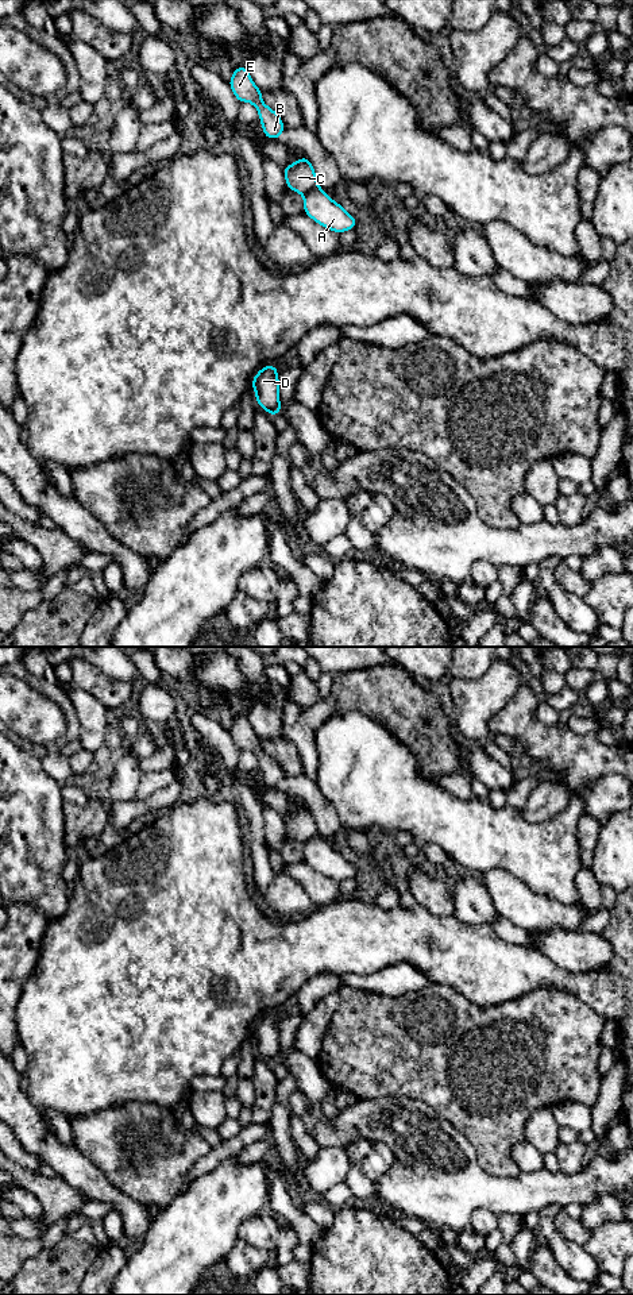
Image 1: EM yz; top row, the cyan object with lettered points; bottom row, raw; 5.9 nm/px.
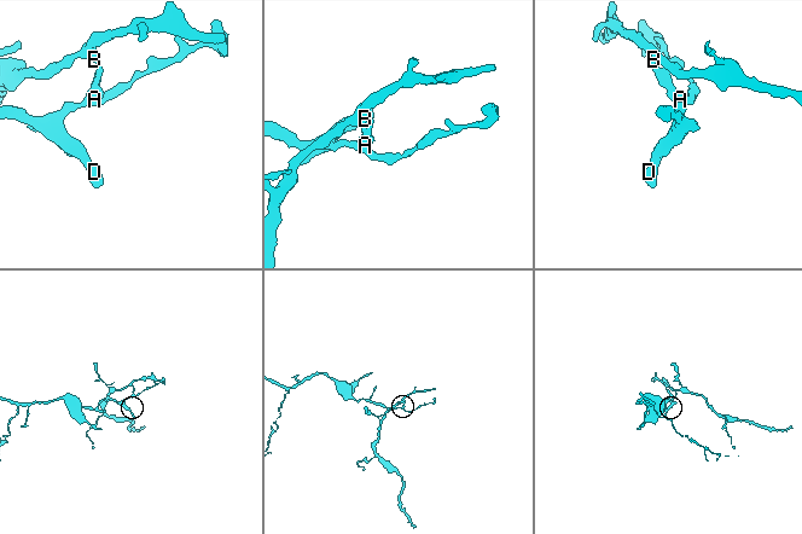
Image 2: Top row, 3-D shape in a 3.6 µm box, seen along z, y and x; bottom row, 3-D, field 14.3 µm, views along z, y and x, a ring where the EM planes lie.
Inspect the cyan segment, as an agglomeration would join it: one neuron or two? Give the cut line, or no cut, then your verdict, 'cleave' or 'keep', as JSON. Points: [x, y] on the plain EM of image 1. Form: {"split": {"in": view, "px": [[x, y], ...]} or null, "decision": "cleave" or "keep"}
{"split": {"in": "yz", "px": [[317, 833], [303, 843]]}, "decision": "cleave"}

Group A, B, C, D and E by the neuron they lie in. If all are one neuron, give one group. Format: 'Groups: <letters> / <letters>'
Groups: A D / B C E

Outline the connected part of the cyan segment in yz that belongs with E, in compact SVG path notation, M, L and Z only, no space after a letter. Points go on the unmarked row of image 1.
M247 714L235 717L228 732L240 751L251 751L258 758L263 782L269 787L279 786L285 779L282 767L262 749L262 739L254 732Z

